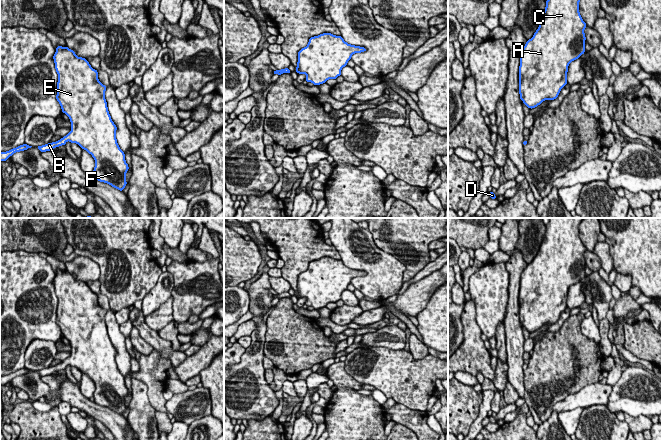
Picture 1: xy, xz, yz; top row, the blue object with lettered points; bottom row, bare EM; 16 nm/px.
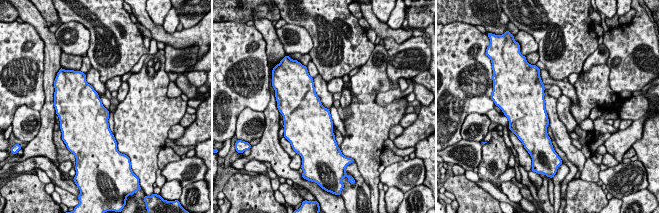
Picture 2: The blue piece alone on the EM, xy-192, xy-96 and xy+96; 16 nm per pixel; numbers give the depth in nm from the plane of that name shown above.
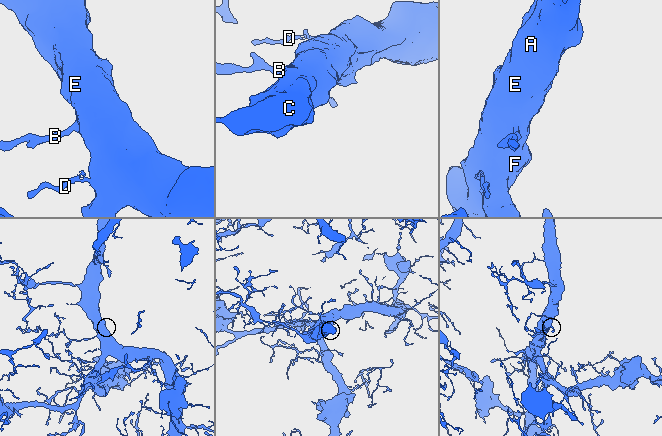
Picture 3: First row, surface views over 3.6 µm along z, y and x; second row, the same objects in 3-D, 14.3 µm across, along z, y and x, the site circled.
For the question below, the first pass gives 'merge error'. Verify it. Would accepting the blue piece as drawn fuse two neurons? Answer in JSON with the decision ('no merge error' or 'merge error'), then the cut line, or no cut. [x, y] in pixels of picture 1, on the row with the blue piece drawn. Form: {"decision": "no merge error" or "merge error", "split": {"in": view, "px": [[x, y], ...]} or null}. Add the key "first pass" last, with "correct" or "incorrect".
{"decision": "no merge error", "split": null, "first pass": "incorrect"}

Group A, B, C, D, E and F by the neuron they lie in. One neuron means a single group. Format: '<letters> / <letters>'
A B C D E F

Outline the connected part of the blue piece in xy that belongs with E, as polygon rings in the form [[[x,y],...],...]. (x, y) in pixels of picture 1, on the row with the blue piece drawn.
[[[57,46],[53,59],[58,74],[56,99],[62,112],[70,118],[71,131],[60,140],[37,146],[37,148],[40,152],[46,152],[65,145],[67,141],[76,143],[94,158],[94,179],[123,191],[127,185],[126,172],[129,167],[125,160],[125,154],[117,143],[117,127],[108,111],[105,99],[107,86],[99,81],[98,71],[91,67],[87,59],[78,57],[75,51],[70,50],[67,46]]]

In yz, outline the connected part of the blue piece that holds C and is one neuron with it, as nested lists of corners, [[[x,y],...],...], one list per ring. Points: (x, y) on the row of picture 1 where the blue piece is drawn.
[[[547,0],[540,24],[533,37],[527,40],[521,51],[519,66],[519,94],[520,99],[530,109],[537,107],[543,101],[554,100],[561,89],[567,84],[569,64],[585,53],[586,40],[584,29],[586,23],[579,12],[580,0]]]

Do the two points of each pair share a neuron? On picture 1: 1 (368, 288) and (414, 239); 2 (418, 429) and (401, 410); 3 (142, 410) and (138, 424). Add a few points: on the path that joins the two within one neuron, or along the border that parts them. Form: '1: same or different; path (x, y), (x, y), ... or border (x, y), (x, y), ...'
1: different; border (376, 245), (404, 265), (402, 281)
2: same; path (415, 424), (406, 415)
3: same; path (141, 413), (141, 421)

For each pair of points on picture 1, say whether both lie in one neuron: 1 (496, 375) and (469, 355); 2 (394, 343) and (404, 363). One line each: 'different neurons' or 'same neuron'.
1: same neuron
2: different neurons

